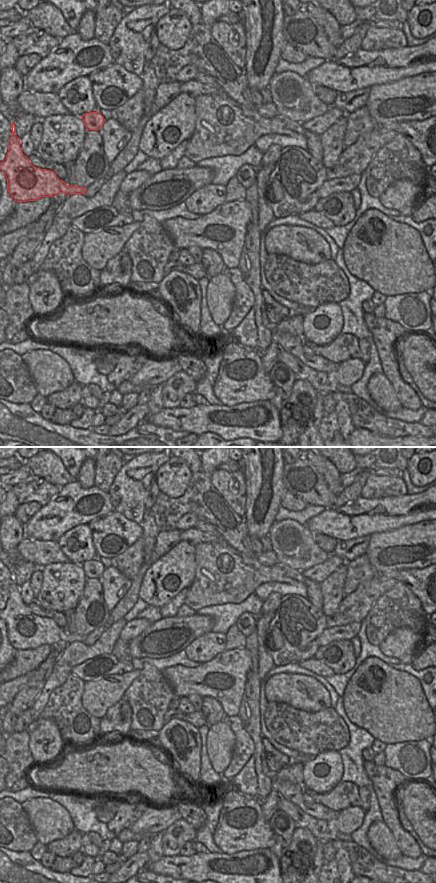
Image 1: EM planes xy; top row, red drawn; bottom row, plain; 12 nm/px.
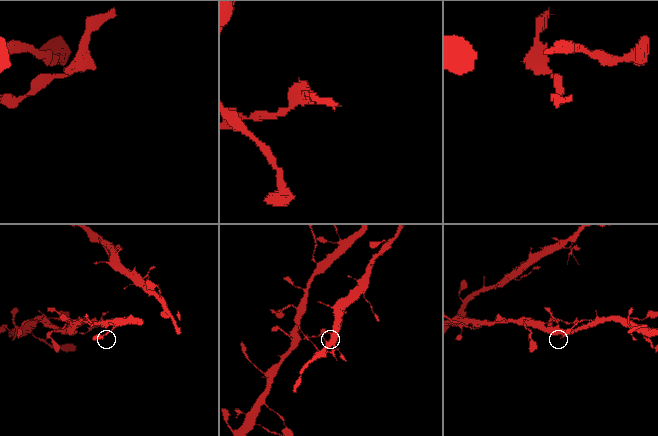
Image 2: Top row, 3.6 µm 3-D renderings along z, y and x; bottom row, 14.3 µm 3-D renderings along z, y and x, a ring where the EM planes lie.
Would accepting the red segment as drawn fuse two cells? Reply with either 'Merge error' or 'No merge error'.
Merge error.

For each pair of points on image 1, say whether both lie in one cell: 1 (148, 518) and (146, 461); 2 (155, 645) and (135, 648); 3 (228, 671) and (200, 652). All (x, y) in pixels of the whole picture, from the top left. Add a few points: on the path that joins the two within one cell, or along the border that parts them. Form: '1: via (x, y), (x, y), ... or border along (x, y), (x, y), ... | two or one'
1: border along (145, 509), (141, 524) | two
2: via (150, 645), (140, 647) | one
3: border along (225, 650), (201, 664) | two

